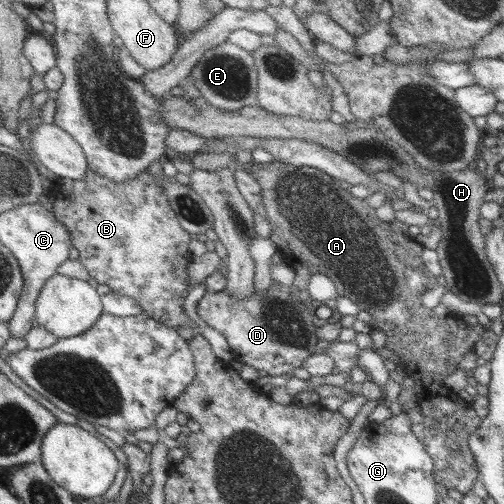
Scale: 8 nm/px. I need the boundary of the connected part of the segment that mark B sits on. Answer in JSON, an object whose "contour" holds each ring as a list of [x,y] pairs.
{"contour":[[[87,169],[82,180],[60,179],[62,188],[52,212],[70,234],[71,246],[79,252],[79,261],[88,274],[99,284],[106,284],[114,292],[133,298],[144,310],[144,314],[172,328],[192,328],[196,324],[183,311],[189,280],[187,264],[191,261],[188,252],[190,234],[180,227],[176,213],[170,208],[163,185],[155,183],[149,171],[140,176],[114,184],[111,180]]]}

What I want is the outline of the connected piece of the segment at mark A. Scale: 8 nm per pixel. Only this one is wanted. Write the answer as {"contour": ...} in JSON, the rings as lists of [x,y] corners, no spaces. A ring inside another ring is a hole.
{"contour":[[[278,161],[270,164],[250,162],[245,172],[260,184],[262,202],[272,229],[270,239],[277,244],[285,263],[295,272],[306,274],[304,278],[310,278],[314,272],[324,272],[330,276],[337,297],[352,299],[361,310],[372,315],[375,320],[373,329],[385,332],[387,339],[384,347],[400,356],[402,371],[410,371],[413,375],[418,406],[426,418],[419,424],[413,424],[412,429],[422,444],[425,444],[424,448],[433,460],[434,478],[447,489],[452,488],[465,495],[479,477],[469,438],[478,428],[481,418],[470,410],[466,401],[462,402],[462,406],[456,406],[458,394],[446,388],[444,378],[458,369],[464,354],[474,350],[474,344],[479,342],[480,336],[471,326],[464,324],[460,317],[457,317],[458,330],[450,330],[446,317],[438,317],[432,310],[422,306],[422,294],[438,284],[437,276],[426,269],[421,258],[423,246],[410,237],[394,232],[390,223],[377,218],[375,208],[370,207],[366,200],[354,198],[348,190],[340,187],[339,181],[316,168],[294,167]]]}

